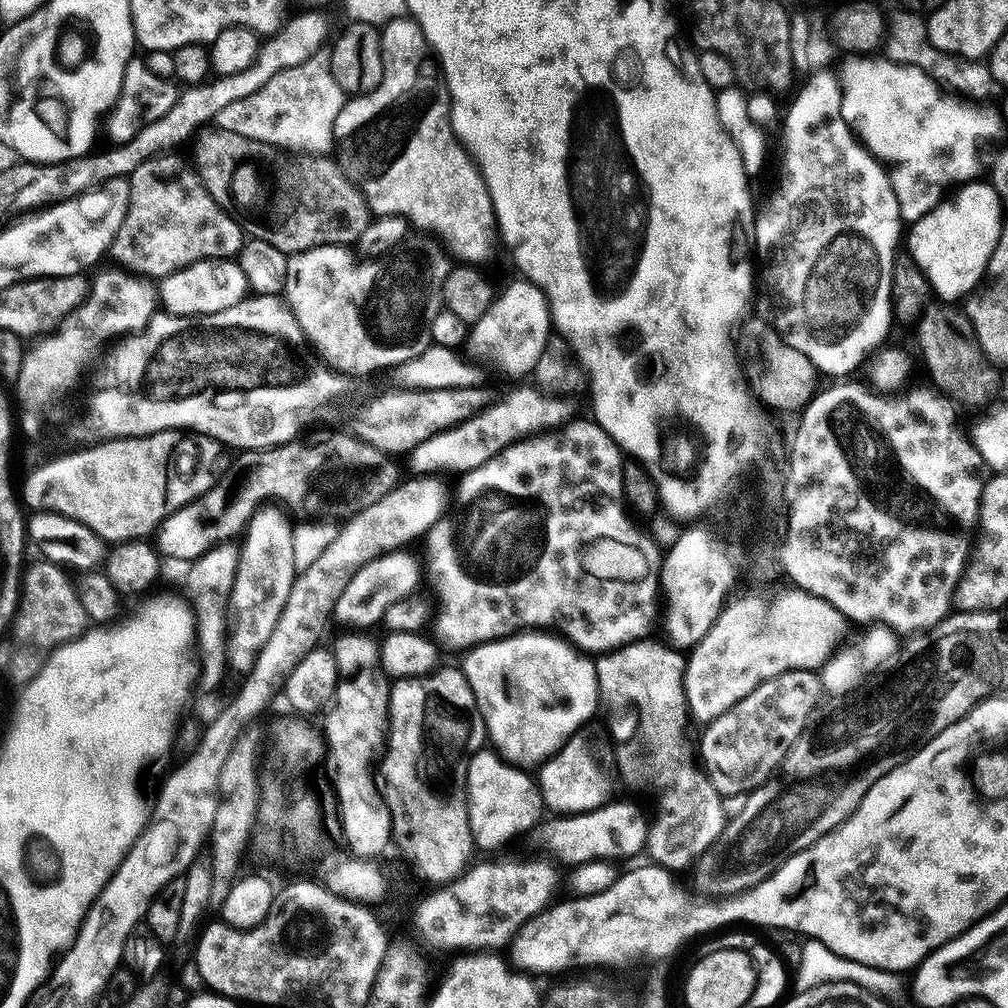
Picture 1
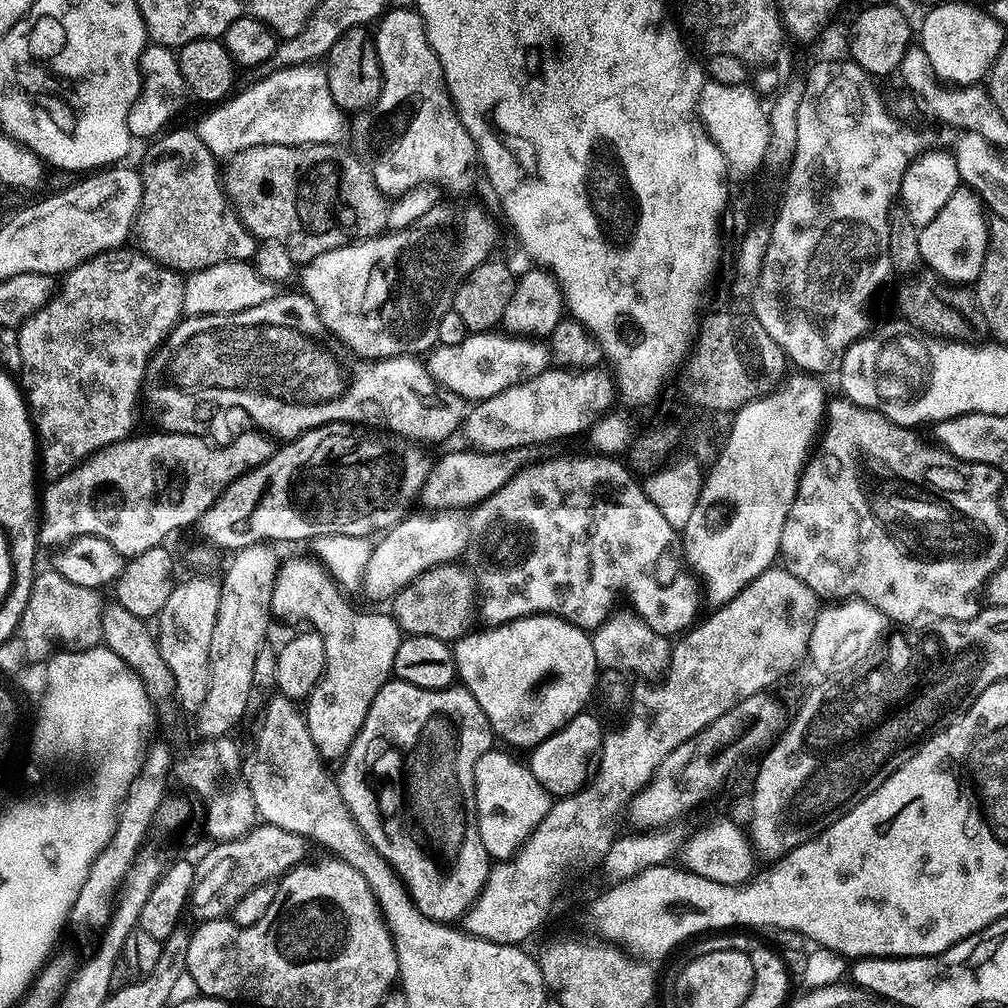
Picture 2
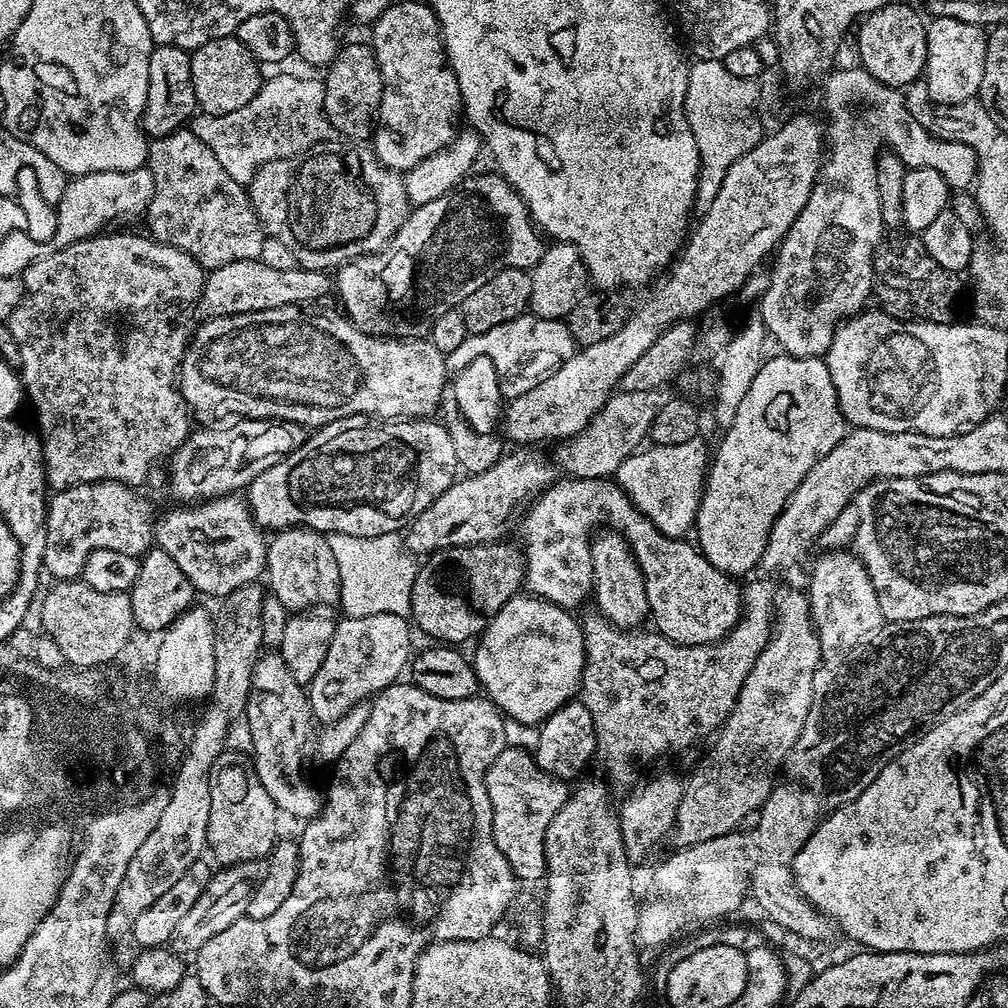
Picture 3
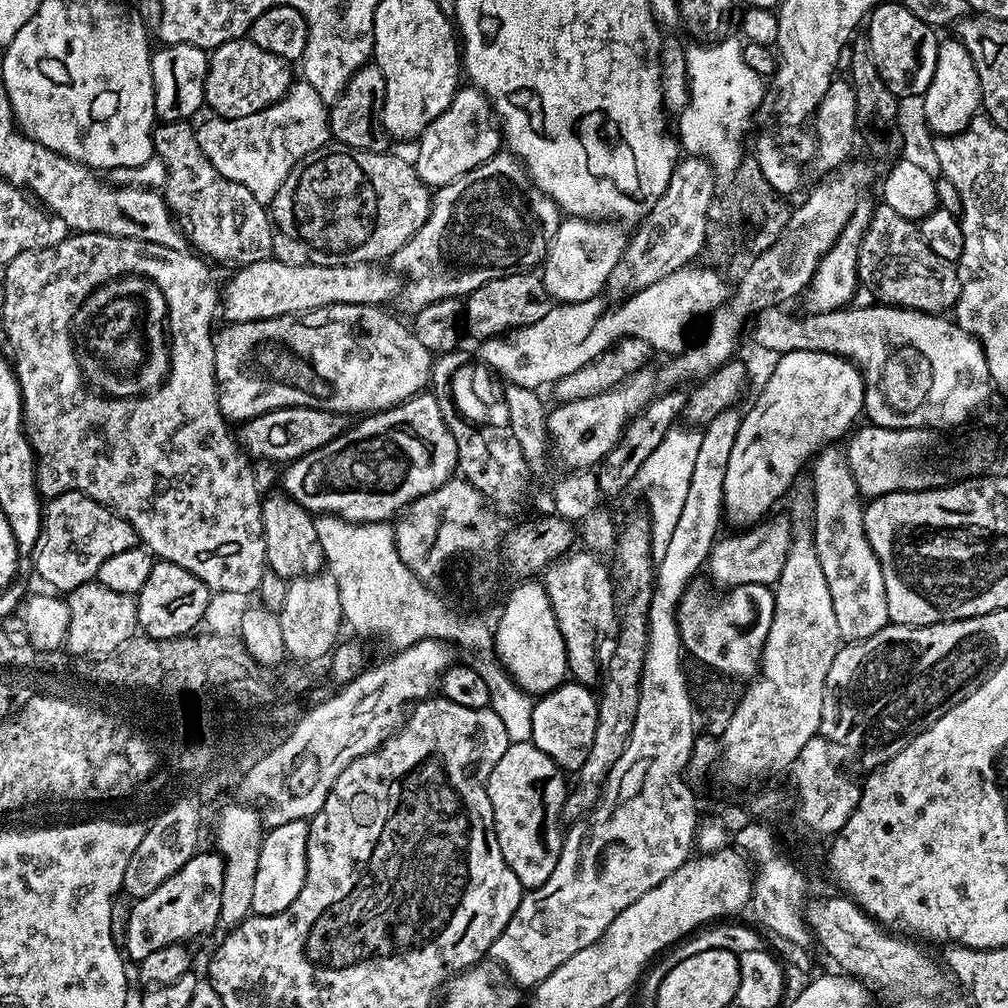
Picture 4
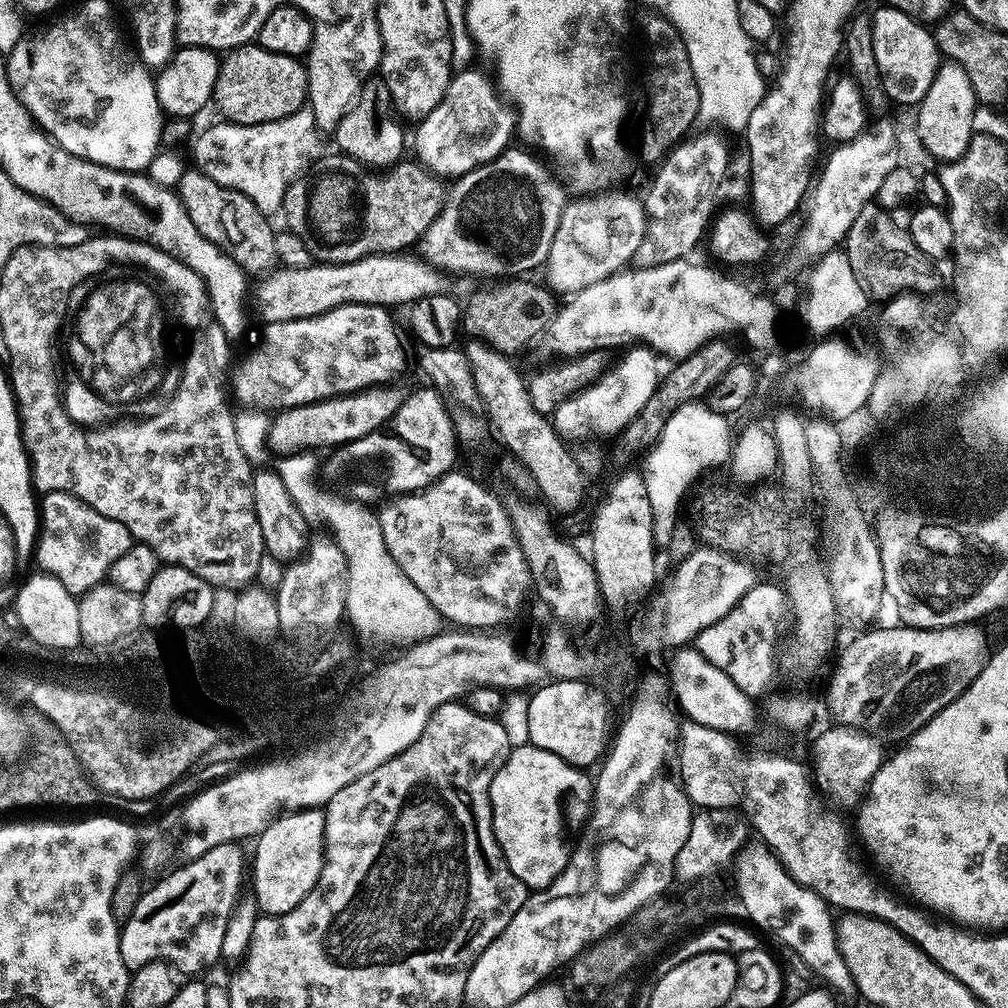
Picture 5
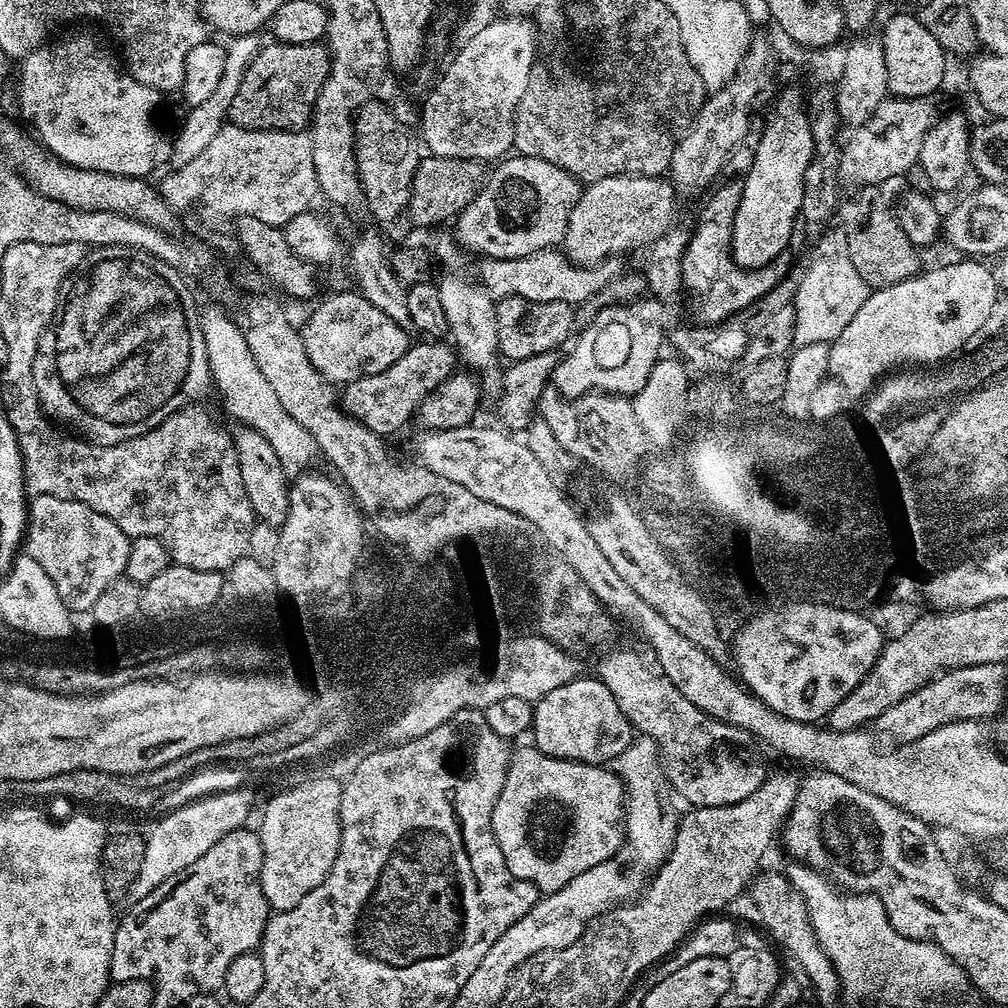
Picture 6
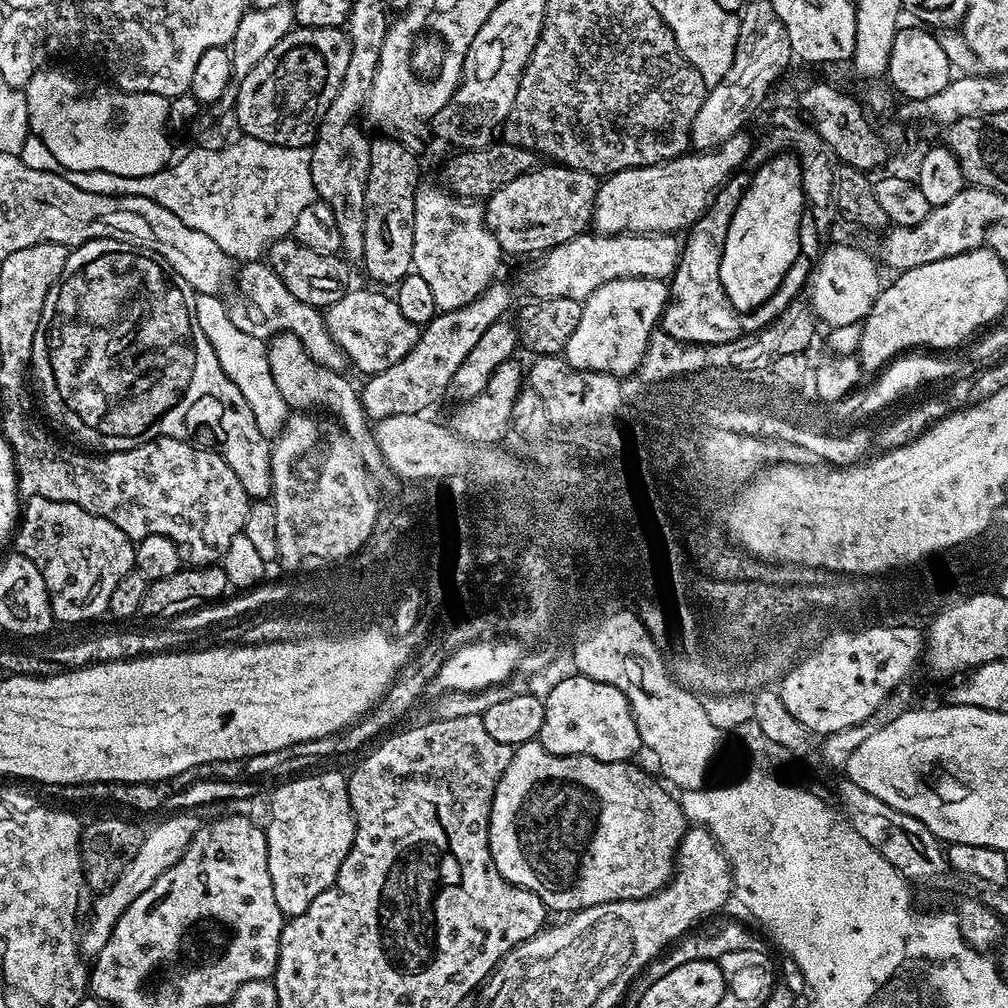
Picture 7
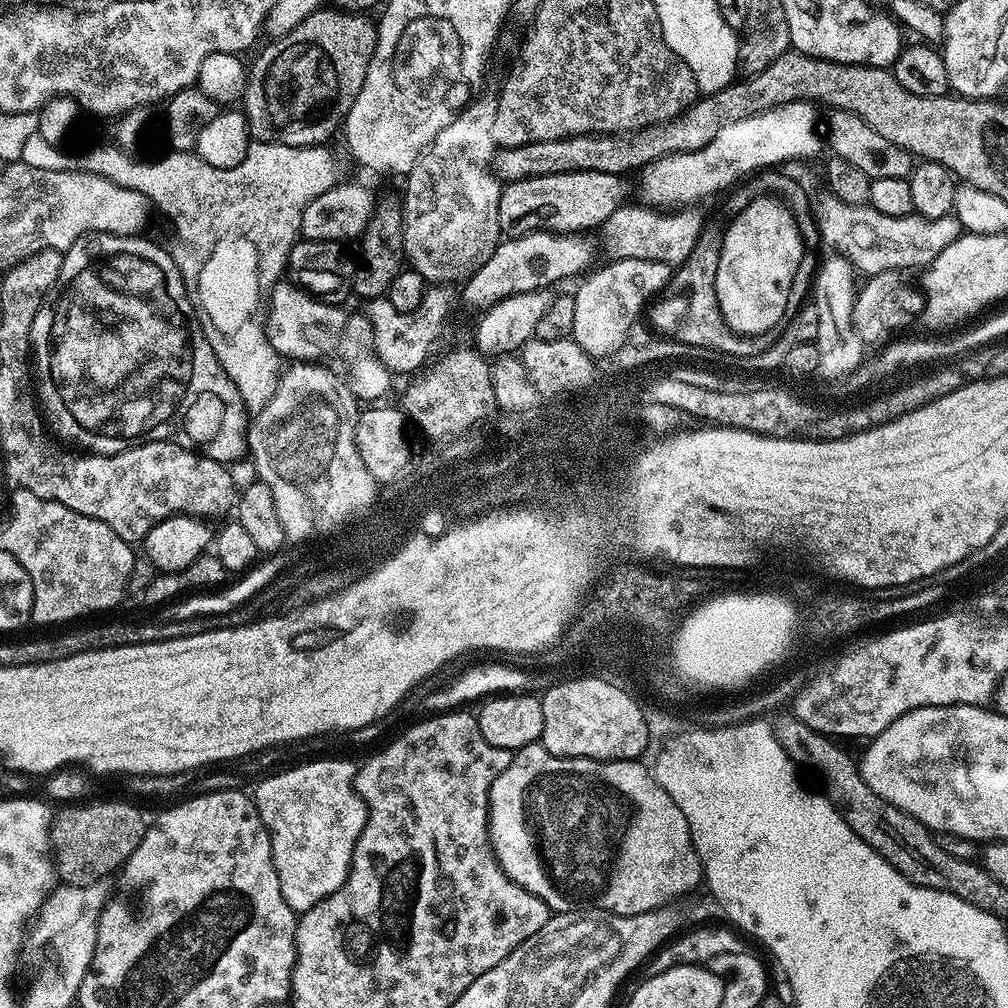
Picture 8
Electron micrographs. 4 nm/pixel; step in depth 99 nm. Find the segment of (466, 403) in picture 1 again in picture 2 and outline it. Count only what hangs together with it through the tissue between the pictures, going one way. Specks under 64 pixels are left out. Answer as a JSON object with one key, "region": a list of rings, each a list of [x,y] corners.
{"region":[[[391,356],[385,360],[373,360],[357,375],[351,377],[352,383],[356,385],[356,388],[352,388],[352,400],[344,400],[344,408],[340,408],[340,404],[320,404],[320,420],[323,420],[325,424],[332,423],[328,416],[356,416],[353,424],[357,426],[371,426],[376,430],[387,430],[391,435],[402,436],[406,440],[411,440],[413,442],[419,442],[421,445],[429,446],[428,444],[436,444],[439,440],[444,440],[452,431],[459,429],[464,423],[464,418],[466,415],[466,404],[465,401],[461,400],[458,394],[453,392],[445,392],[443,390],[438,390],[438,385],[435,380],[433,380],[432,375],[428,373],[425,361],[423,359],[417,358],[415,356]]]}

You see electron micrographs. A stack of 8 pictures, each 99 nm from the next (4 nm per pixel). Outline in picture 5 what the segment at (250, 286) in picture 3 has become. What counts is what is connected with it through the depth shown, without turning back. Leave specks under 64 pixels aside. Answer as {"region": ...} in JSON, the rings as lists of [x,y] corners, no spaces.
{"region":[[[407,251],[386,252],[374,256],[364,256],[345,264],[313,262],[305,268],[279,267],[254,288],[254,304],[260,307],[263,323],[281,324],[291,320],[301,320],[320,316],[343,304],[392,304],[411,305],[418,298],[430,298],[434,294],[468,294],[473,291],[473,281],[468,278],[453,278],[441,272],[419,255]]]}

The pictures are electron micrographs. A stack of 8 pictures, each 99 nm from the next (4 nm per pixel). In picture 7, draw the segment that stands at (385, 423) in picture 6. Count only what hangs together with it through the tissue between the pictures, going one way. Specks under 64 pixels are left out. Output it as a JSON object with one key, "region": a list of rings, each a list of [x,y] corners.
{"region":[[[493,282],[474,302],[462,306],[458,310],[440,312],[423,325],[418,342],[414,342],[414,350],[402,358],[402,362],[394,362],[394,366],[386,366],[386,370],[371,373],[368,380],[359,389],[360,400],[364,404],[364,413],[369,421],[390,418],[394,414],[424,414],[431,404],[436,404],[451,389],[454,373],[462,362],[466,362],[466,354],[474,350],[478,338],[490,330],[494,322],[505,319],[512,304],[512,292],[501,282]]]}

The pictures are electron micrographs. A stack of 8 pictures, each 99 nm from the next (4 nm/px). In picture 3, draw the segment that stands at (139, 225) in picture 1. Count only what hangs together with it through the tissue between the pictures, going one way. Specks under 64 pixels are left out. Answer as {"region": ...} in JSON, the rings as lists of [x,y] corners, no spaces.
{"region":[[[185,126],[176,132],[155,137],[148,146],[146,166],[152,171],[154,178],[154,194],[150,198],[146,213],[146,232],[153,240],[181,248],[205,270],[221,268],[230,262],[260,259],[266,233],[254,206],[248,201],[247,187],[230,178],[226,170],[222,170],[222,162],[214,158],[214,150],[210,150],[210,146],[202,142],[202,138],[194,135],[191,127]]]}

